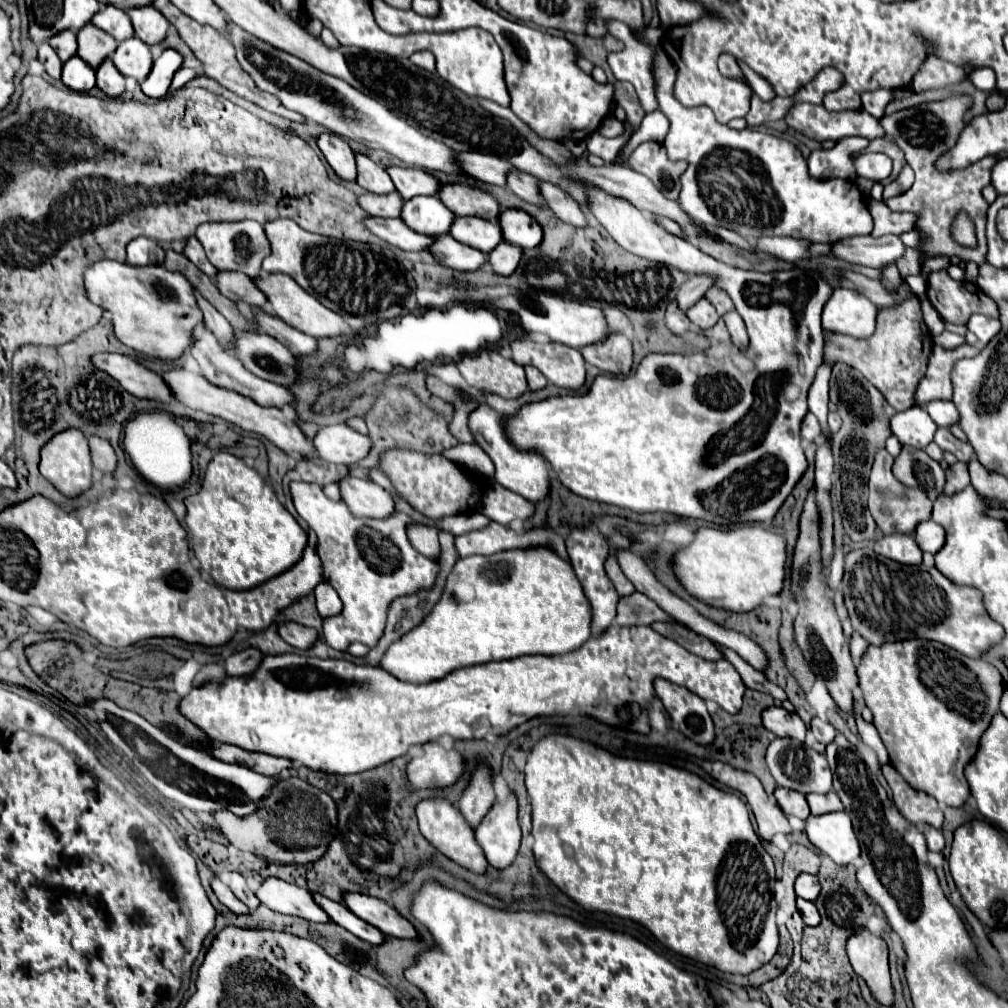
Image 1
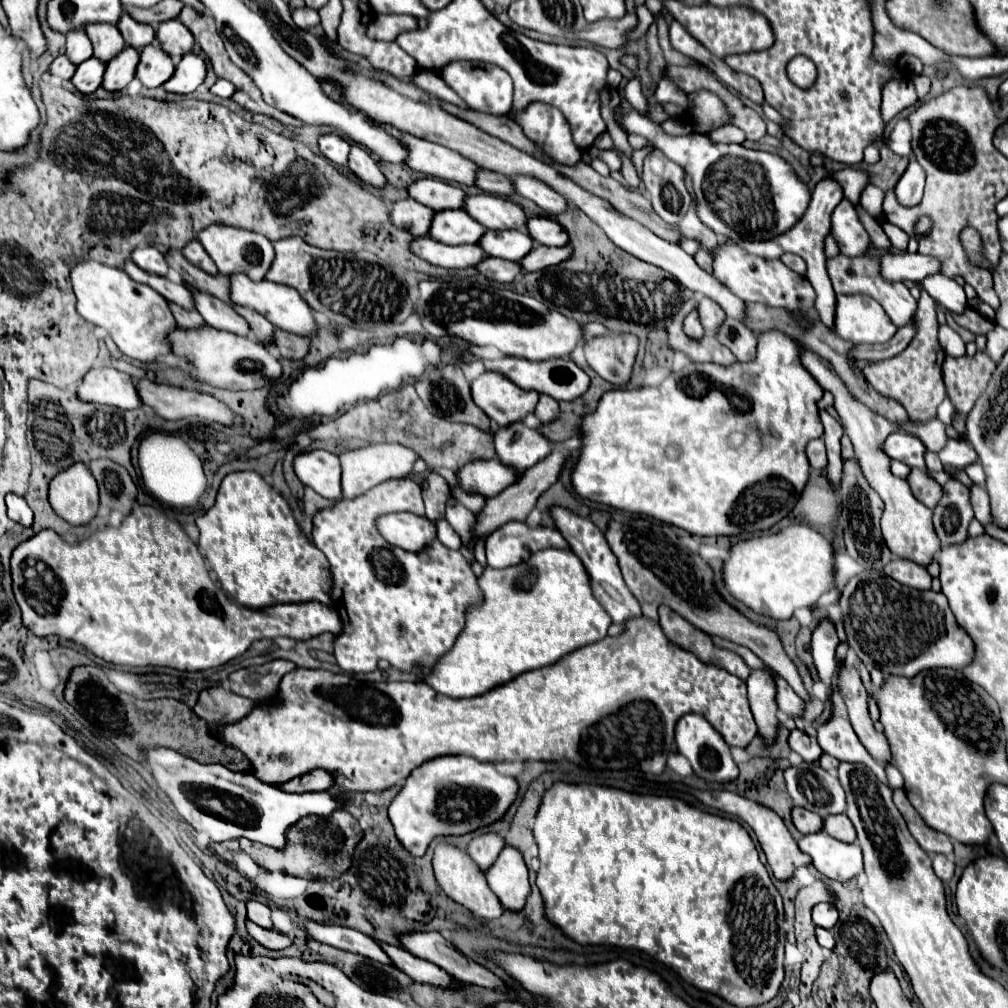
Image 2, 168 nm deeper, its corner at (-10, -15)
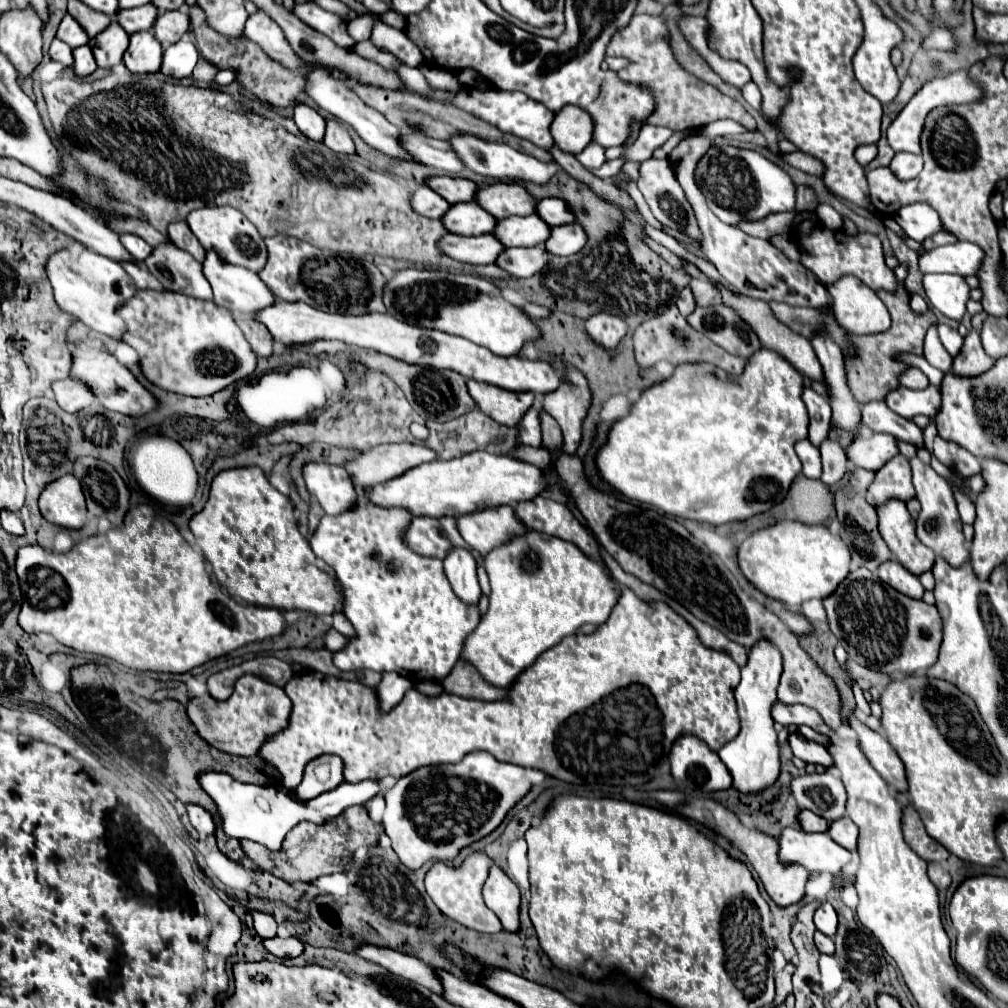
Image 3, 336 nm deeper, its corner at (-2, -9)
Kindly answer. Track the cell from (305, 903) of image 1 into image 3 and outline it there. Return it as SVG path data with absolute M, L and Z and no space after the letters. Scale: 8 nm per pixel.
M363 944L357 948L357 954L365 960L371 960L383 968L387 968L391 974L407 978L409 982L417 982L421 986L427 986L427 990L443 996L443 986L437 970L425 962L421 962L415 956L391 950L391 948L379 948L371 944Z

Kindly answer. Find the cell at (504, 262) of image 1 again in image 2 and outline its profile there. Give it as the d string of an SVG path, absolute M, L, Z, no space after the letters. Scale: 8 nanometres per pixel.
M535 246L527 256L523 256L523 260L519 262L523 272L537 272L543 270L547 266L555 266L563 260L567 260L571 256L571 246L563 246L563 248L545 248L545 246Z

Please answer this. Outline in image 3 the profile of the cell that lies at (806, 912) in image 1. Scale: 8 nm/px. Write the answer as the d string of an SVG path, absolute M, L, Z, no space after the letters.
M819 930L815 932L815 944L817 944L817 948L819 948L823 954L833 954L833 952L835 952L833 940L831 940L829 936L825 936L825 934L819 934Z

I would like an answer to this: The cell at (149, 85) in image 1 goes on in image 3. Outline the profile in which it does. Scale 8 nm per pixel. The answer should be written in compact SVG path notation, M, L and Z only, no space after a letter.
M179 40L165 48L161 72L171 78L187 78L191 76L197 60L199 60L197 48L187 40Z

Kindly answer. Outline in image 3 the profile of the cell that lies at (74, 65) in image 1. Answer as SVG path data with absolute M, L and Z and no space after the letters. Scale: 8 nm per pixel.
M79 46L79 48L75 48L75 50L73 50L73 58L75 58L73 68L75 68L75 74L77 74L77 76L87 76L87 74L91 74L91 72L97 68L95 58L93 58L89 46Z

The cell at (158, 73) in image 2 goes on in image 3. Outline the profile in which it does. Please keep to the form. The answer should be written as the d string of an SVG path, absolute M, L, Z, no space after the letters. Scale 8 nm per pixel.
M145 30L129 36L129 48L127 54L123 54L123 64L129 68L129 72L149 74L161 68L161 56L163 48L159 40L151 34L151 30Z

